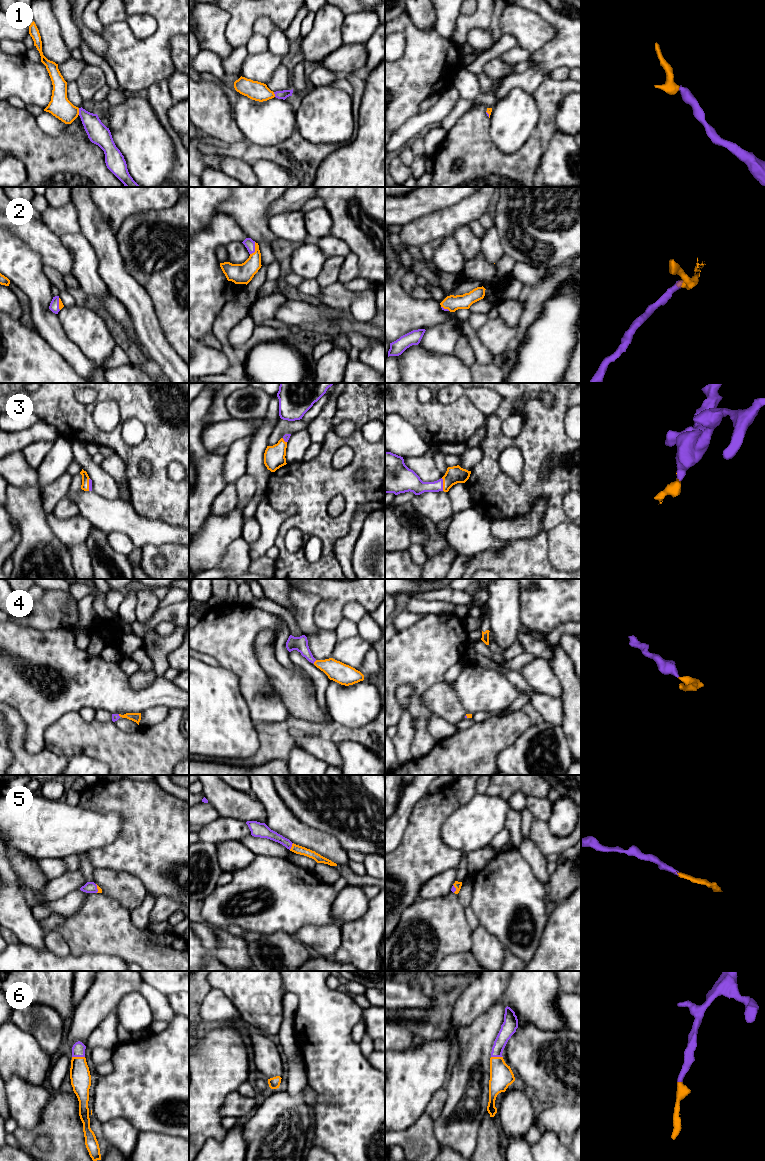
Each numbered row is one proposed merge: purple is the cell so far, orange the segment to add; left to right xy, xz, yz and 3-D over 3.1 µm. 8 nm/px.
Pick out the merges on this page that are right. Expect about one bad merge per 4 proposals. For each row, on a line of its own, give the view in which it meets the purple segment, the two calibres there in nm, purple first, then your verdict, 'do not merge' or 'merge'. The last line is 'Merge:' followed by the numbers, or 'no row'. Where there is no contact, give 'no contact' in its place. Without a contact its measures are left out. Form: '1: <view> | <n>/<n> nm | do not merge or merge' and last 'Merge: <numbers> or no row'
1: xy | 170/170 nm | merge
2: xz | 80/160 nm | merge
3: yz | 150/140 nm | merge
4: xz | 120/160 nm | merge
5: xz | 100/70 nm | merge
6: xy | 110/160 nm | merge
Merge: 1, 2, 3, 4, 5, 6

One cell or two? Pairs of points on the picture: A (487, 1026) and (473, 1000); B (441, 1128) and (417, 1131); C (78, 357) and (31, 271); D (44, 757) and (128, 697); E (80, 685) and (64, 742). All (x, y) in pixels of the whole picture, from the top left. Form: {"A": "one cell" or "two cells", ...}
{"A": "two cells", "B": "two cells", "C": "one cell", "D": "two cells", "E": "two cells"}

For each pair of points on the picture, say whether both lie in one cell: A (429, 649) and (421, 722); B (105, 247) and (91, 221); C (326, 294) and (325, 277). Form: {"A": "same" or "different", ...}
{"A": "same", "B": "same", "C": "different"}

